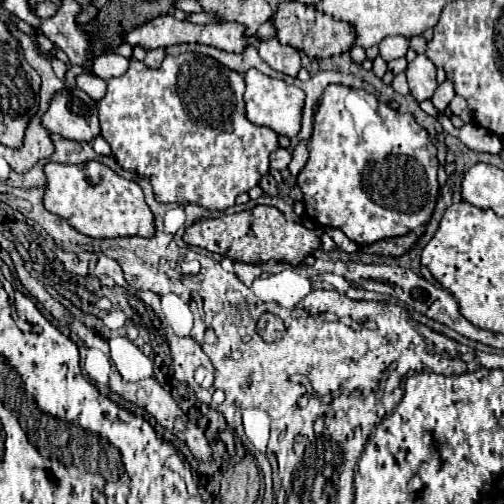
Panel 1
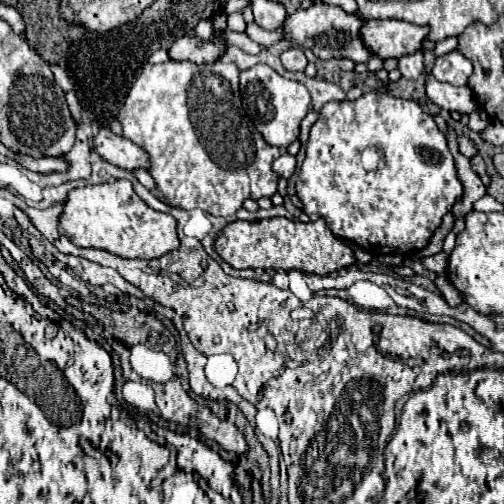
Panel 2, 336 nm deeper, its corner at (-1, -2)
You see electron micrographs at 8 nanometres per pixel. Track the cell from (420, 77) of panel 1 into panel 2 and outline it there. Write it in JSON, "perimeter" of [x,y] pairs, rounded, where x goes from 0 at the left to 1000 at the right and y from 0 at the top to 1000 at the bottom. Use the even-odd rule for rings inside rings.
{"perimeter":[[[857,147],[845,151],[845,187],[861,206],[893,222],[905,218],[913,226],[933,226],[948,210],[940,183],[929,171],[909,175],[897,167],[877,167]]]}

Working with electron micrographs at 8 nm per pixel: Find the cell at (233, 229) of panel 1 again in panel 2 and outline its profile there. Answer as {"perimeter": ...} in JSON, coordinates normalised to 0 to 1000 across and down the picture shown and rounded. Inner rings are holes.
{"perimeter":[[[536,433],[536,437],[504,437],[504,440],[468,437],[452,444],[444,460],[429,472],[425,492],[460,532],[595,536],[611,544],[647,548],[675,532],[690,532],[706,524],[698,492],[679,484],[651,456],[643,437],[627,437],[611,444],[567,437],[567,433]]]}

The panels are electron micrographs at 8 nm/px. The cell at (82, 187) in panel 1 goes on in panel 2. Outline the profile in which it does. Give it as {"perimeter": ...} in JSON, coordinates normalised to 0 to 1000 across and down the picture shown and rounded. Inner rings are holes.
{"perimeter":[[[254,357],[151,373],[135,385],[127,425],[119,429],[119,464],[151,488],[194,492],[242,512],[317,512],[357,488],[349,464],[349,433],[341,425],[302,417],[266,377]]]}

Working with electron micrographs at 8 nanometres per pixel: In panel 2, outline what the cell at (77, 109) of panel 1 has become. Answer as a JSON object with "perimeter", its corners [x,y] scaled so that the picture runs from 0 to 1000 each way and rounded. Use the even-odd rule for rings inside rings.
{"perimeter":[[[198,254],[194,270],[187,274],[187,298],[210,313],[218,325],[242,333],[242,337],[270,337],[270,333],[286,333],[298,337],[298,321],[294,321],[294,306],[270,290],[266,282],[258,282],[246,270],[230,270],[218,254]]]}

